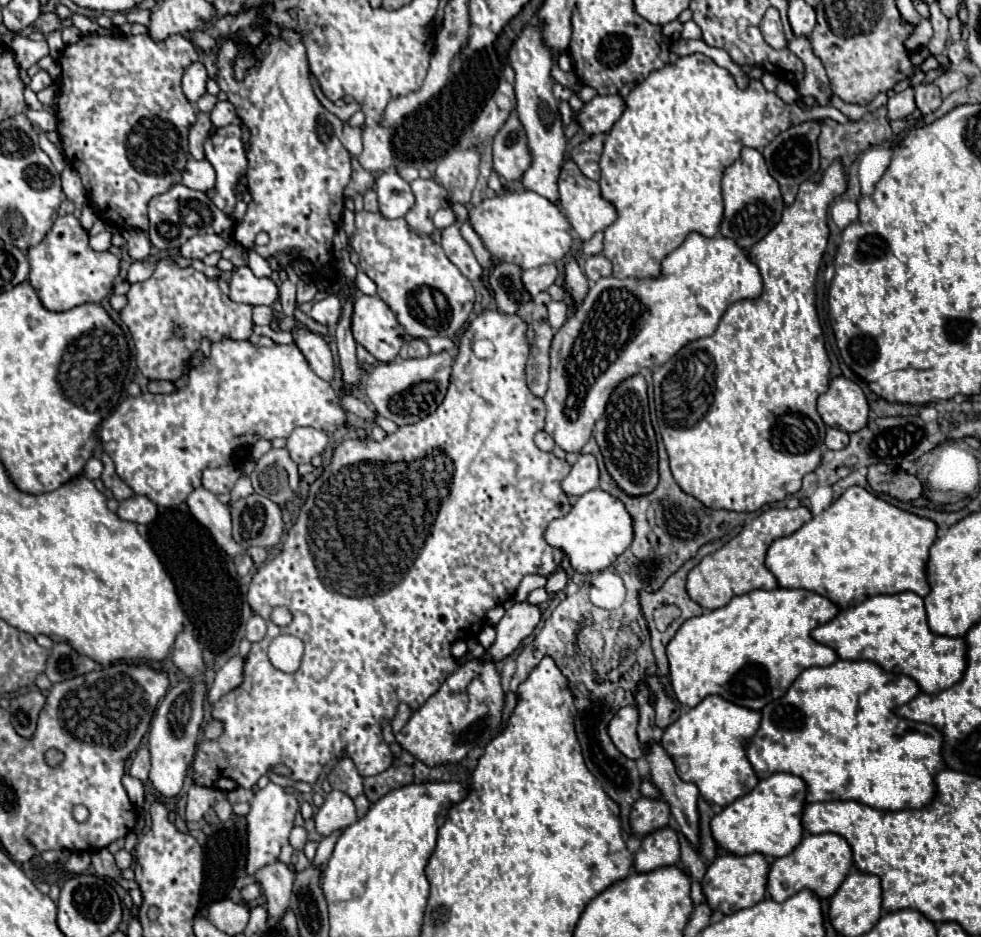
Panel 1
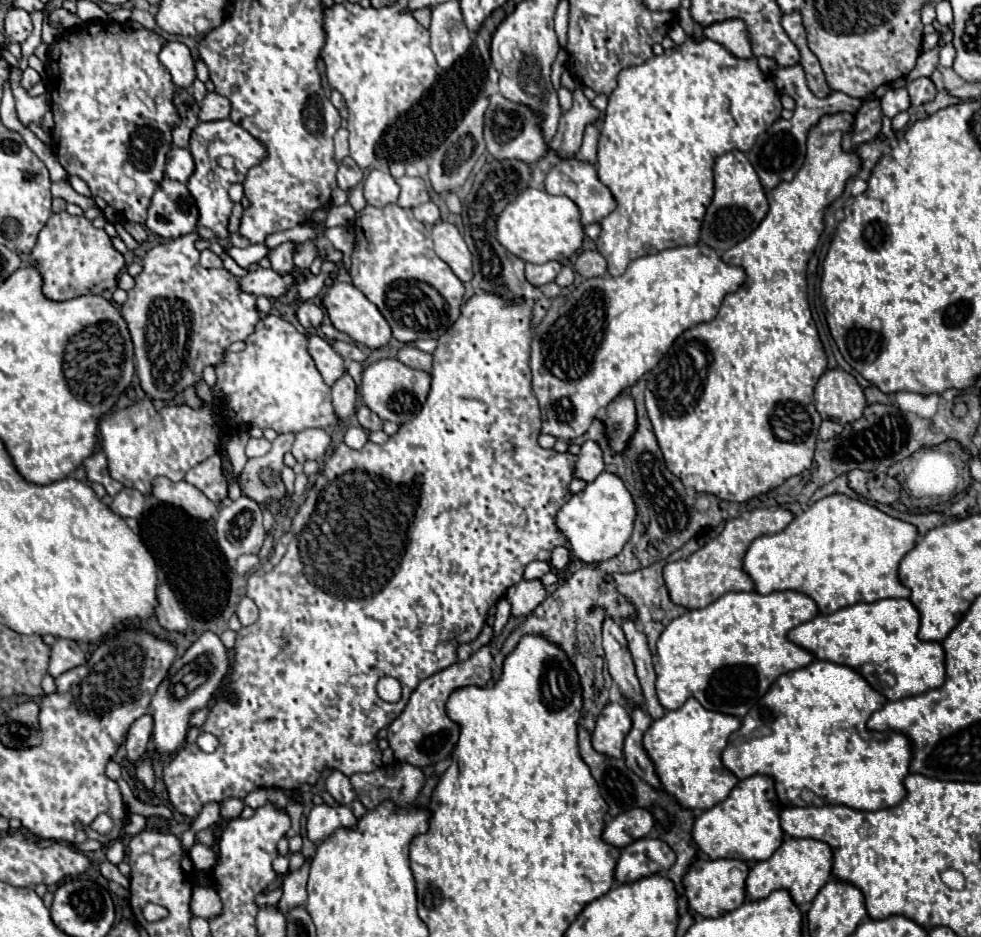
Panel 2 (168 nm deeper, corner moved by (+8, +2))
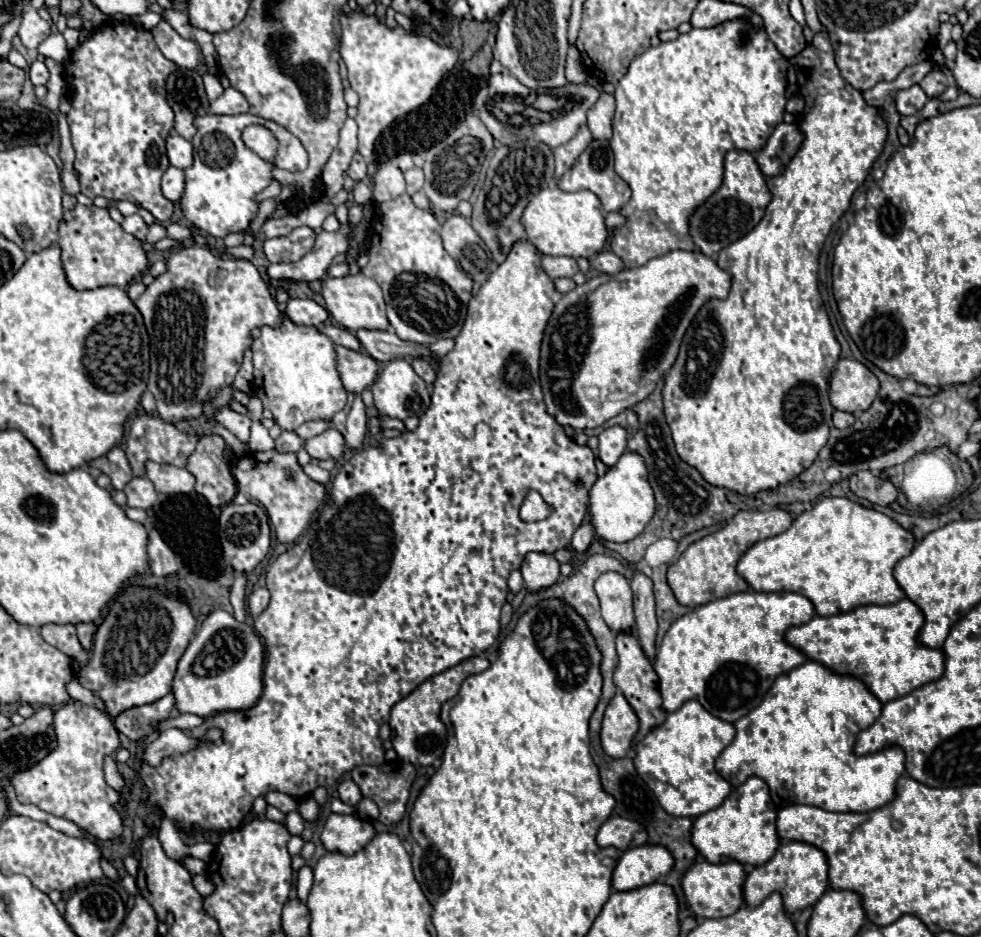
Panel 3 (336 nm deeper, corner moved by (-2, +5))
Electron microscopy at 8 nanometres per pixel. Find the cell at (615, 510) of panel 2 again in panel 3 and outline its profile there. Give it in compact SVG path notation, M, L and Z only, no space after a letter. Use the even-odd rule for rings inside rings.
M624 453L618 463L604 473L604 477L598 477L588 493L588 513L594 535L604 541L626 543L644 531L654 515L654 493L640 455Z

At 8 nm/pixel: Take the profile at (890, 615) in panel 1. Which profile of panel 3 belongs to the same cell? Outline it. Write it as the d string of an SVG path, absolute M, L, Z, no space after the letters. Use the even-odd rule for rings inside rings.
M910 599L892 605L862 605L848 613L812 617L808 623L788 629L786 641L840 675L854 675L882 701L912 693L920 685L938 681L944 675L944 651L920 643L918 633L924 613Z

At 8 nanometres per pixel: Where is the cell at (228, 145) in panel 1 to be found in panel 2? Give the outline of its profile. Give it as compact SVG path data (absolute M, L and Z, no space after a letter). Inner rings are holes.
M230 118L216 120L216 122L200 122L192 130L188 150L194 158L194 172L188 178L186 186L188 186L188 190L196 202L196 208L198 208L198 226L210 228L218 238L228 238L230 236L228 234L228 220L230 220L232 206L234 206L234 202L228 196L228 190L236 182L242 184L246 180L248 170L268 158L268 150L260 140L256 140L242 126L234 124ZM224 154L234 158L232 170L224 170L218 164L218 158Z

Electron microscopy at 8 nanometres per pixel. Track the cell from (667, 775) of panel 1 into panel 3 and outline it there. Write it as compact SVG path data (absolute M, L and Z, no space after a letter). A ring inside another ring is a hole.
M630 633L616 635L616 651L618 651L618 667L616 667L614 683L624 691L628 703L632 705L632 709L636 711L636 715L640 719L640 731L634 737L634 743L636 743L636 741L642 741L644 735L648 735L648 731L652 727L656 727L656 725L660 725L664 721L666 711L662 707L662 697L660 697L660 691L658 691L656 671L654 671L652 663L646 659L644 651L640 649L638 639L634 635L630 635Z

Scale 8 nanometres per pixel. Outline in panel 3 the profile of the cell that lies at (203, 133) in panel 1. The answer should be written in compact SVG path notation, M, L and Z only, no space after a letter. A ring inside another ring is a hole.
M190 69L174 71L166 81L166 95L176 113L174 129L190 141L196 135L194 119L208 113L208 97L202 85L202 75Z

